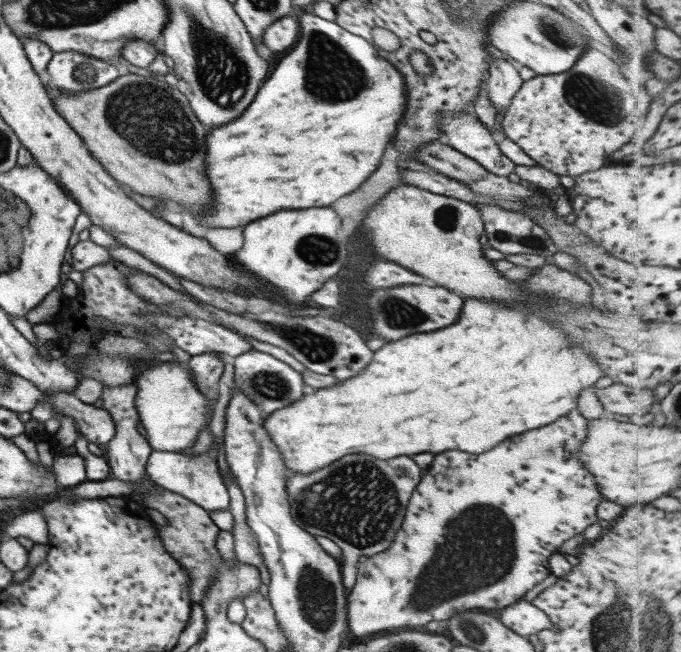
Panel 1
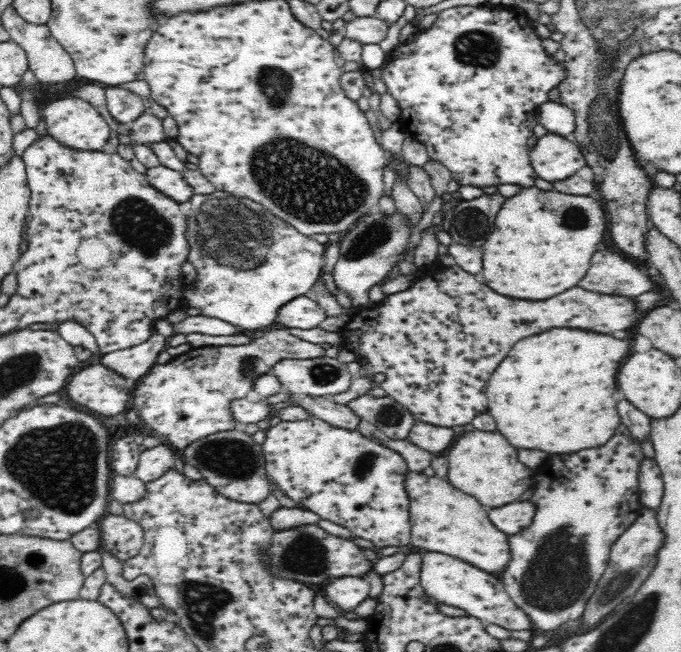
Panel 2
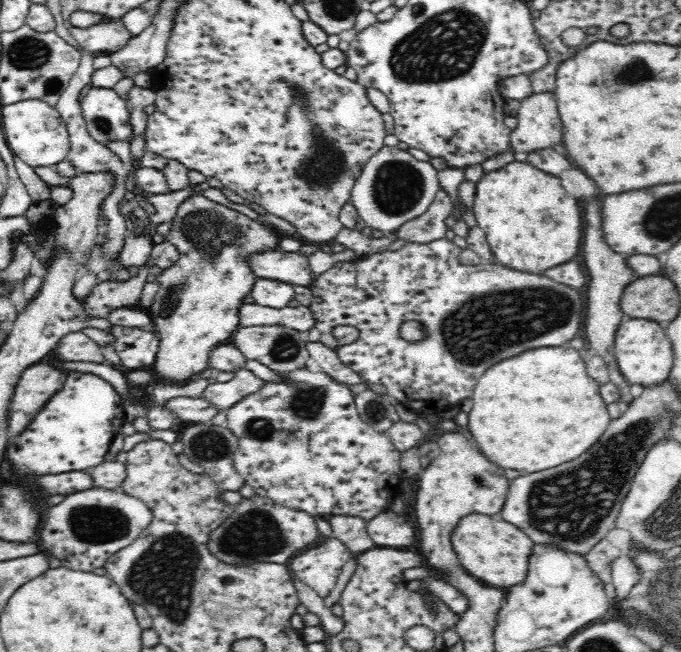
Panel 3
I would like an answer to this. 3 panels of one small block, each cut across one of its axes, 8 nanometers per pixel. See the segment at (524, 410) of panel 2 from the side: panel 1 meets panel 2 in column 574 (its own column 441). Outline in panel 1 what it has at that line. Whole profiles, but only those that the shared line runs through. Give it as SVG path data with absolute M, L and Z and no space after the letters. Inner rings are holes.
M466 300L466 314L462 308L462 314L460 314L456 324L442 328L438 332L414 334L414 336L406 336L398 342L386 343L386 346L373 352L372 360L364 374L340 380L328 388L307 390L300 400L295 400L290 406L281 408L265 417L264 428L282 453L290 475L302 474L302 476L306 476L312 470L328 466L328 462L336 462L342 456L356 454L356 452L366 452L366 454L372 454L372 456L382 458L382 460L390 460L390 458L402 456L402 454L420 454L420 452L438 454L444 450L462 450L462 452L470 452L470 454L482 454L482 452L490 450L492 446L496 446L498 442L506 440L508 436L546 426L556 419L560 419L561 416L566 416L567 412L577 408L579 394L584 389L593 387L592 384L596 384L598 378L602 378L602 376L604 376L604 372L602 372L602 368L598 368L596 360L590 358L590 354L586 350L578 348L576 344L570 344L566 334L562 334L556 324L552 324L548 318L544 318L540 309L538 312L534 312L534 307L526 310L526 307L520 305L506 306L506 304L494 304L488 300Z

